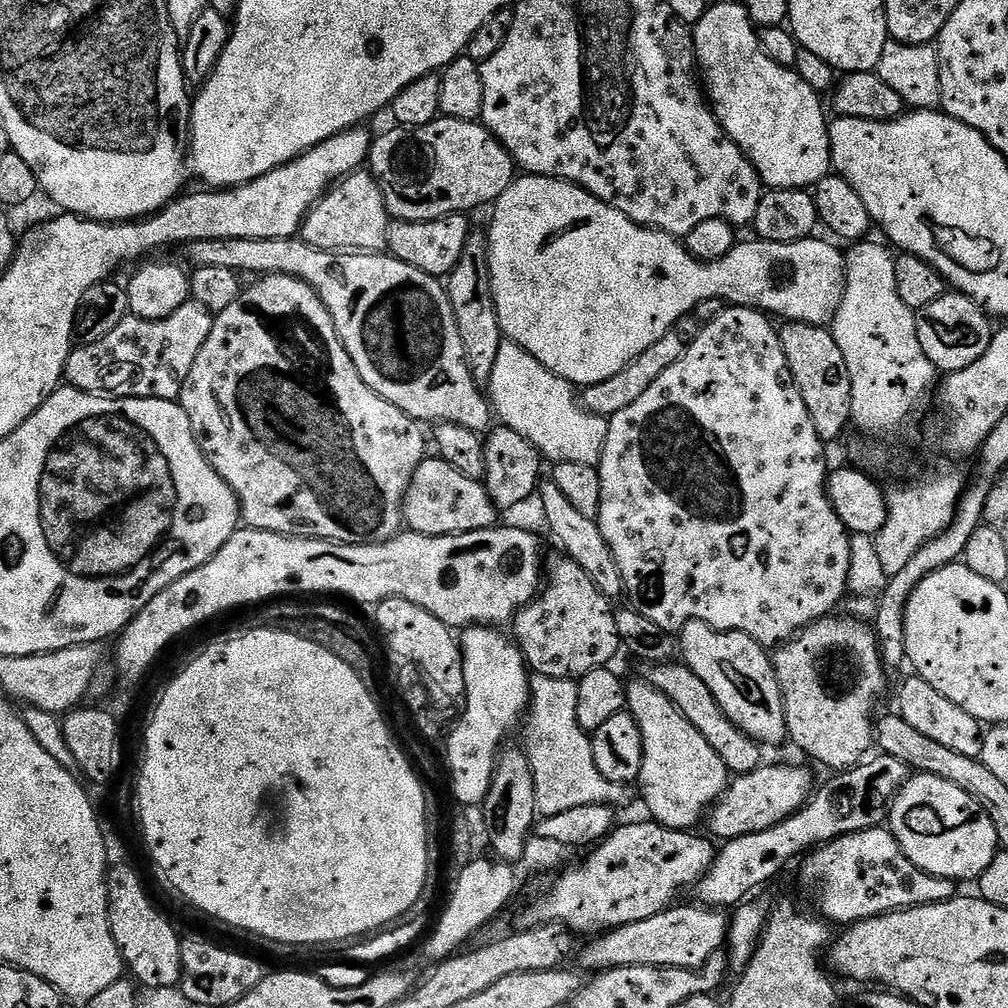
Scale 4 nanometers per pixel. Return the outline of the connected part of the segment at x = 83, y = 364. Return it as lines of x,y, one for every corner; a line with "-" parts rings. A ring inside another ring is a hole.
191,298
182,306
178,306
174,314
161,320
147,320
129,314
122,322
118,322
118,326
114,326
114,330
110,330
110,334
106,334
106,338
98,338
98,342
73,347
64,367
64,380
71,387
83,392
179,401
182,386
190,375
190,369
194,367
194,358
198,358
198,350
202,350
206,338
210,338
213,319
214,313
211,310
202,306
202,302

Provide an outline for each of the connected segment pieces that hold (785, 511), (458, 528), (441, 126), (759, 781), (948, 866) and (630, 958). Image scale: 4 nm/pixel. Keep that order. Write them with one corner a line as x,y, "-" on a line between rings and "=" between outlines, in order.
739,306
725,307
722,314
707,321
689,344
686,354
682,354
682,358
674,362
674,366
670,366
670,370
666,370
666,374
662,374
658,382
654,382
654,386
638,398
638,402
610,417
606,446
598,465
602,478
598,523
614,560
618,562
626,596
633,600
629,601
636,611
673,634
679,633
688,620
701,620
717,632
746,634
757,640
765,650
784,644
806,626
841,607
850,592
848,579
852,540
848,527
842,518
838,518
828,497
830,467
824,457
825,441
821,440
818,430
814,430
814,418
810,418
810,410
806,410
806,402
802,402
802,394
788,369
777,325
771,322
765,313
=
425,458
418,466
404,499
404,524
427,536
449,536
491,528
497,523
498,509
479,480
466,478
442,458
=
446,115
426,122
426,126
392,126
389,132
377,135
368,151
367,163
380,184
389,217
392,220
410,222
437,220
449,216
451,212
472,214
475,208
480,208
483,204
495,205
496,199
512,185
518,175
516,161
483,123
475,120
455,120
=
767,764
755,768
753,772
739,773
712,805
706,816
706,825
709,828
707,831
717,841
727,842
746,834
770,830
808,803
808,797
814,791
810,769
799,768
796,764
=
925,772
909,775
908,781
901,786
900,793
894,798
892,809
888,811
887,823
892,835
902,846
906,858
910,858
910,862
914,862
918,870
926,870
926,874
934,874
953,882
979,881
982,870
986,870
986,866
994,862
1000,848
994,822
990,822
987,810
961,784
=
699,902
682,904
654,914
654,918
642,918
642,922
630,922
600,932
595,938
589,939
592,941
585,948
583,945
579,949
581,966
589,968
589,973
592,974
622,966
701,968
710,958
710,954
725,947
730,916
727,911
705,906

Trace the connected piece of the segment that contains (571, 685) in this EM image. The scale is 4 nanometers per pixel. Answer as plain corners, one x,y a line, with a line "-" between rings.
539,674
531,677
532,695
526,713
528,761
534,774
534,798
541,817
574,810
574,806
611,805
618,786
594,766
592,737
578,726
578,683

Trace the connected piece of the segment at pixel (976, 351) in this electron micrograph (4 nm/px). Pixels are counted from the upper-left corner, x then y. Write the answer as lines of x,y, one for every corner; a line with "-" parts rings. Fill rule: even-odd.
952,290
943,296
934,298
930,306
922,306
916,312
916,333
918,342
922,342
922,350
926,350
926,358
941,373
966,370
966,366
978,362
992,341
994,324
989,313
985,312
975,300
969,296
961,296
959,291

